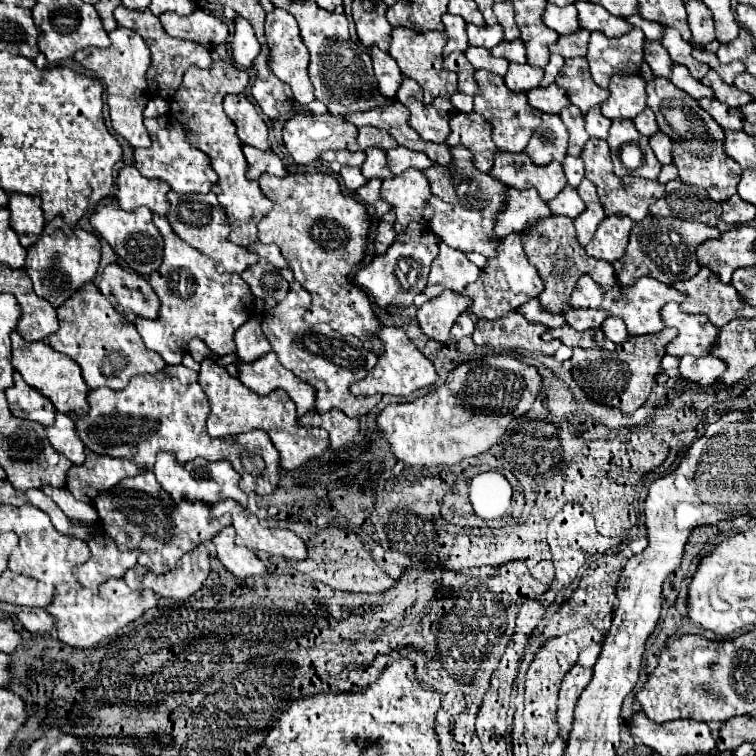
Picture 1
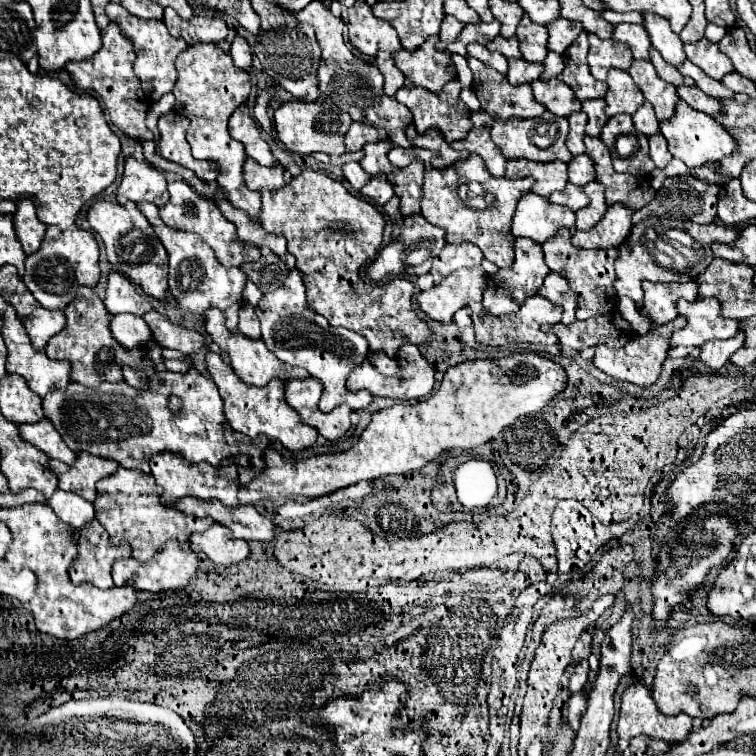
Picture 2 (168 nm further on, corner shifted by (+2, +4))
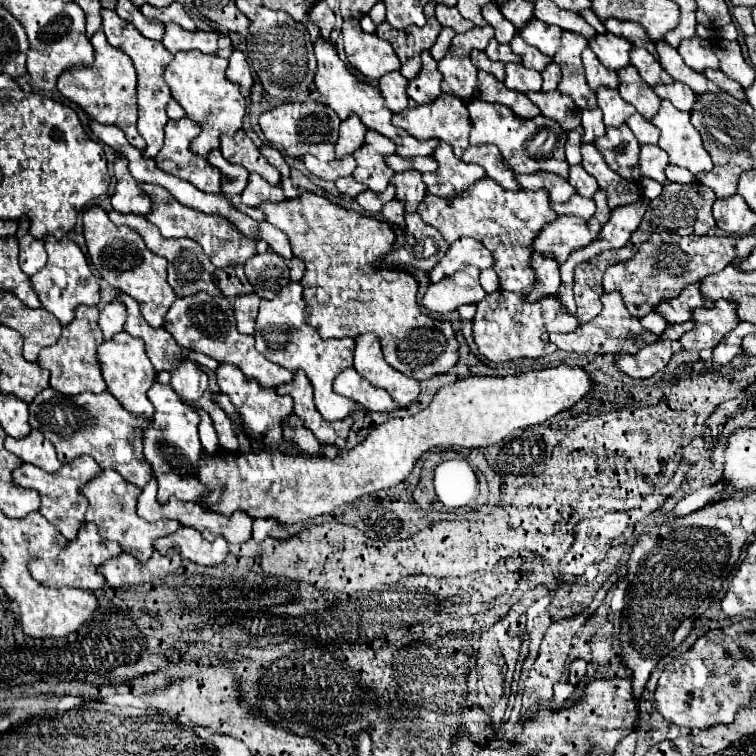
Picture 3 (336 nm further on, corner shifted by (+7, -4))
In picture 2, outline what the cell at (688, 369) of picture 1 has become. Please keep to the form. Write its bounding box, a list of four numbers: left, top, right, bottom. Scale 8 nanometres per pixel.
[700,332,744,370]

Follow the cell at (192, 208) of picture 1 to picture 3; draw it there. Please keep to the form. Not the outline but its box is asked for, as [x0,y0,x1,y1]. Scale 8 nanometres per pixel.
[141,184,257,268]

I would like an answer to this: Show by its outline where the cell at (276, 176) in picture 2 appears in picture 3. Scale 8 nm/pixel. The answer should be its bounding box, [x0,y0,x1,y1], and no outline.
[243,174,285,206]

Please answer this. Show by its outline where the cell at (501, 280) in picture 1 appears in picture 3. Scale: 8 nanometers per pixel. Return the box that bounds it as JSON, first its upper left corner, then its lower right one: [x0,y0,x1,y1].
[525,254,559,302]

